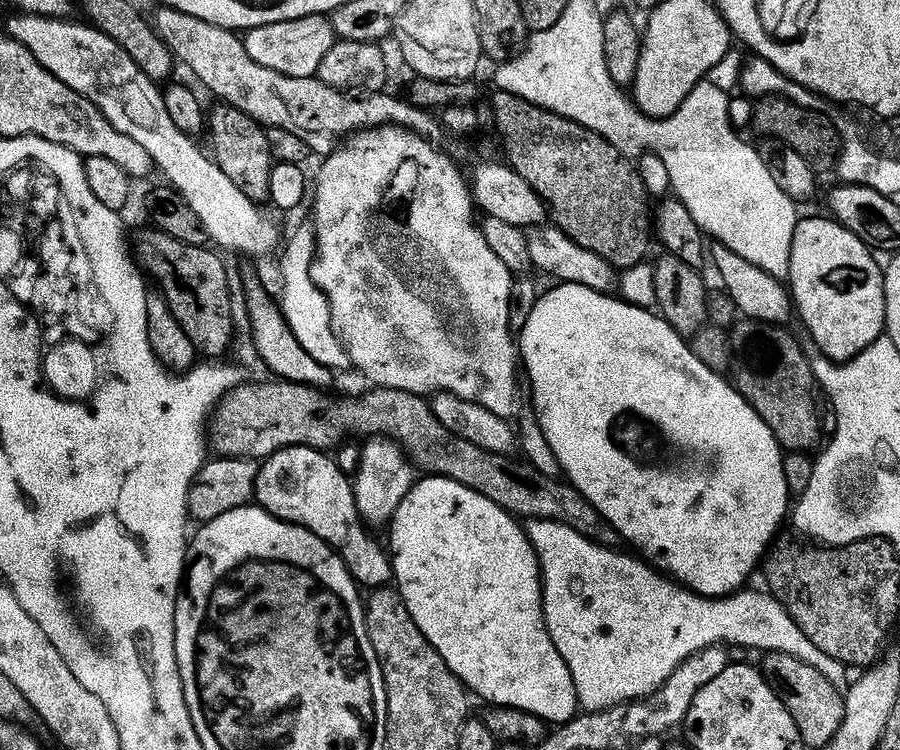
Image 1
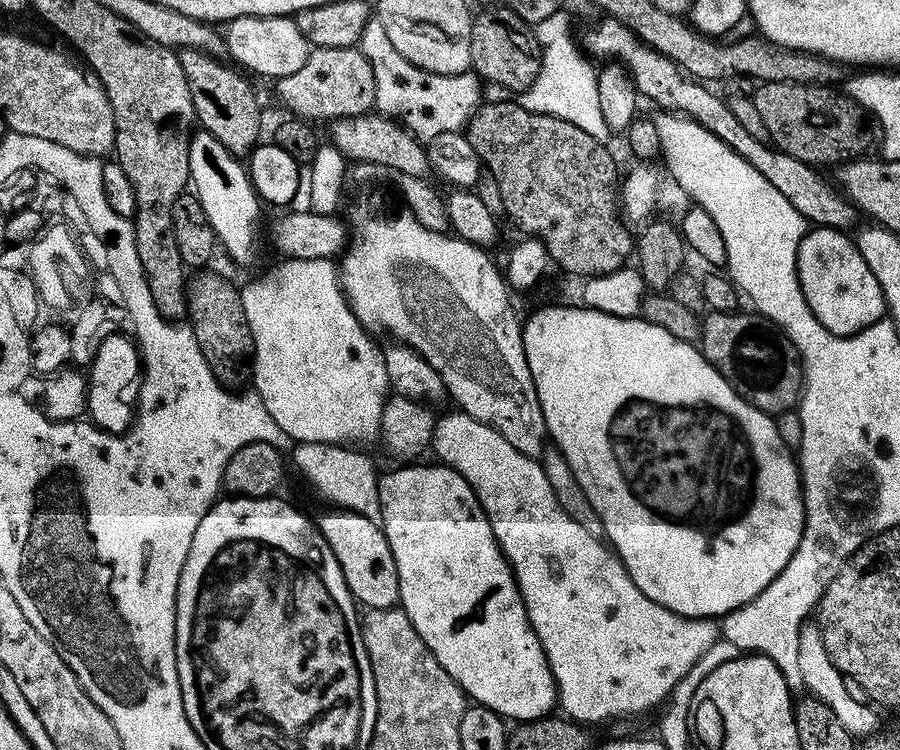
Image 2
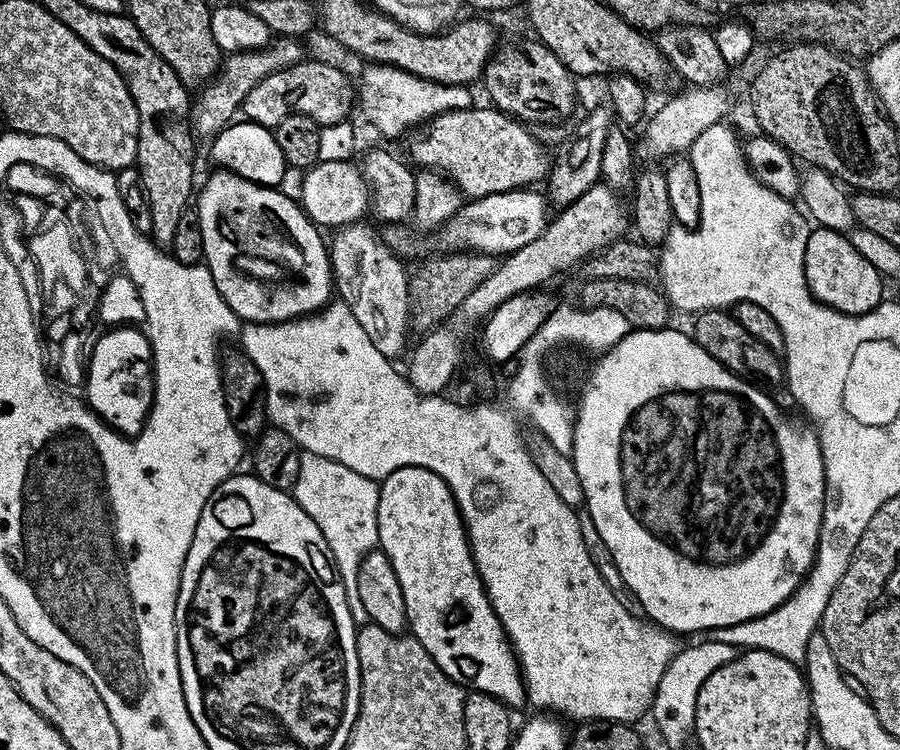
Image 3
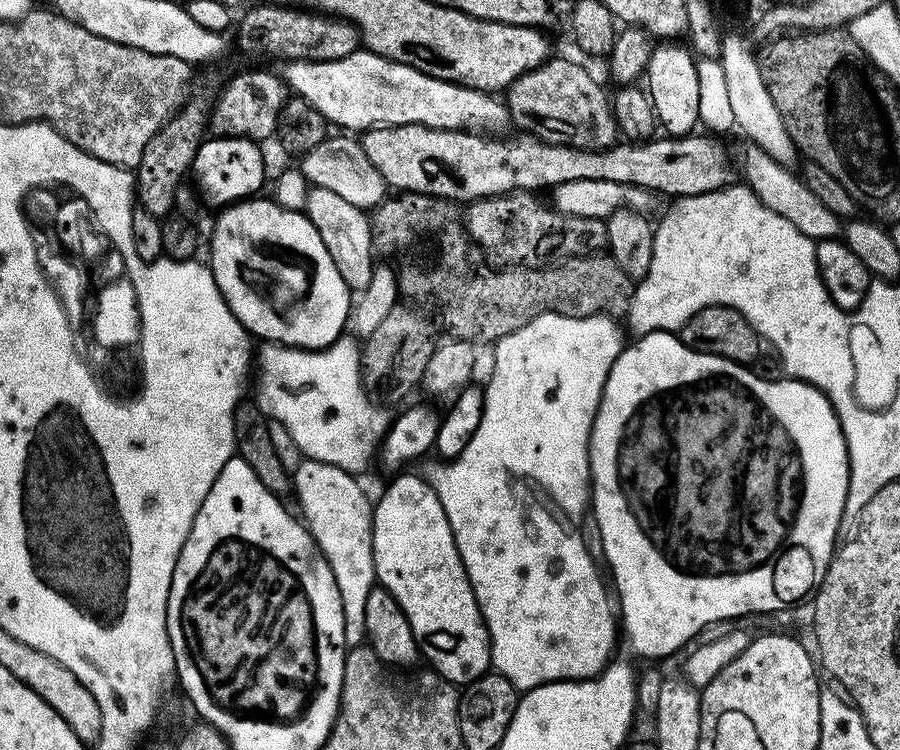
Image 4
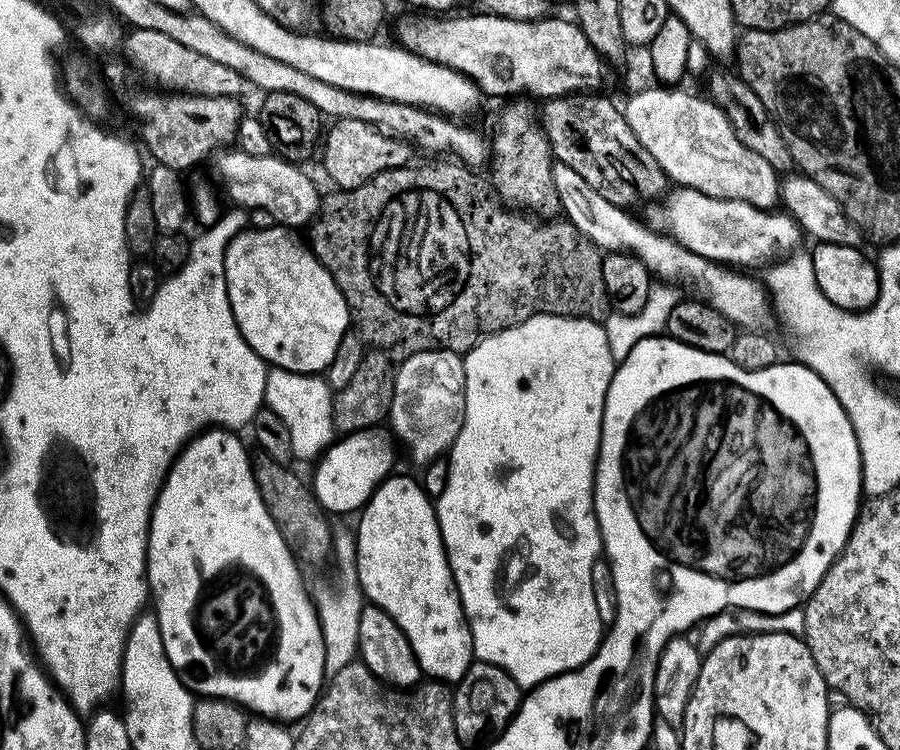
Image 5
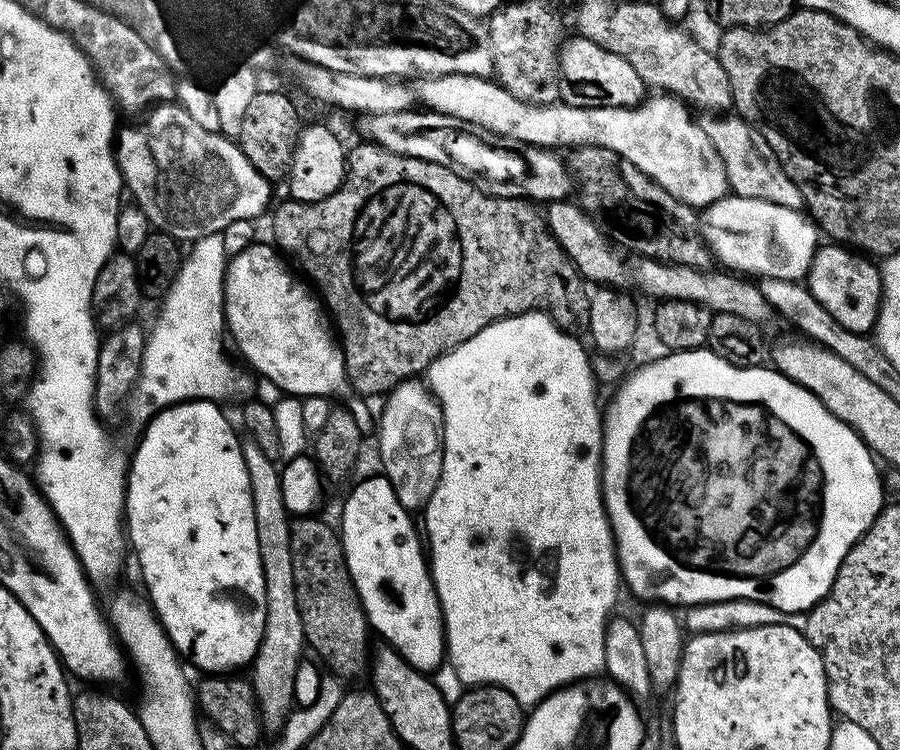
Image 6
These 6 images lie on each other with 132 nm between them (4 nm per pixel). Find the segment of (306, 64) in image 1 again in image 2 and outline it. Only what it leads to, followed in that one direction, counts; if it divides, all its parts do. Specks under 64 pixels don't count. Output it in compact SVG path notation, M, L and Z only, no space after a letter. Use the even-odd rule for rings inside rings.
M239 16L236 20L227 21L226 28L228 33L225 31L222 39L226 45L227 55L232 55L231 59L249 73L257 72L260 76L272 76L271 78L289 76L302 70L310 51L308 40L292 16Z

